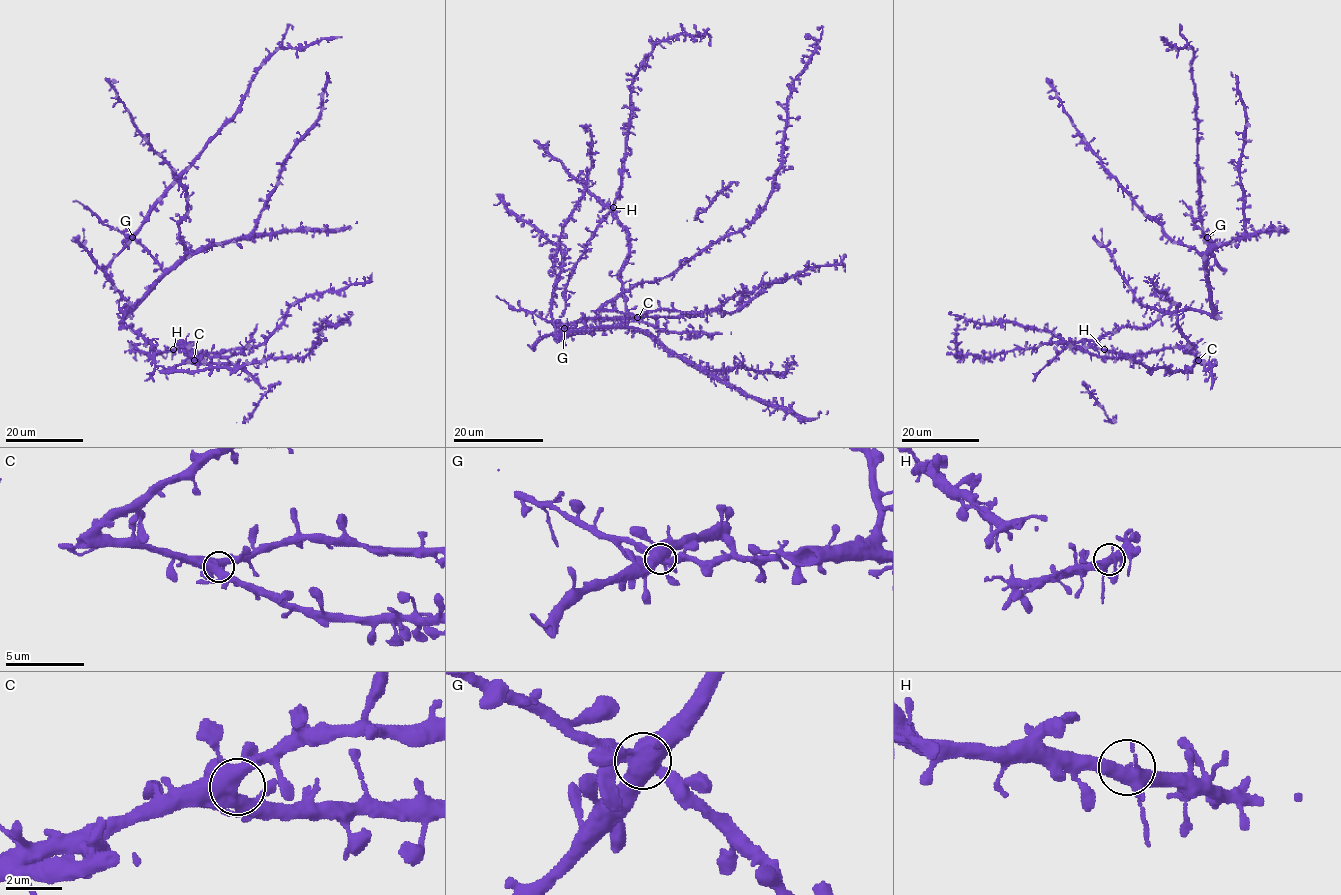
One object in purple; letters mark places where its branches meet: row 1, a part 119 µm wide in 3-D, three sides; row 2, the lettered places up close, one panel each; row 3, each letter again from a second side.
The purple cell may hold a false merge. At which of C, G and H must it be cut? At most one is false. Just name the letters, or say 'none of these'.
none of these

